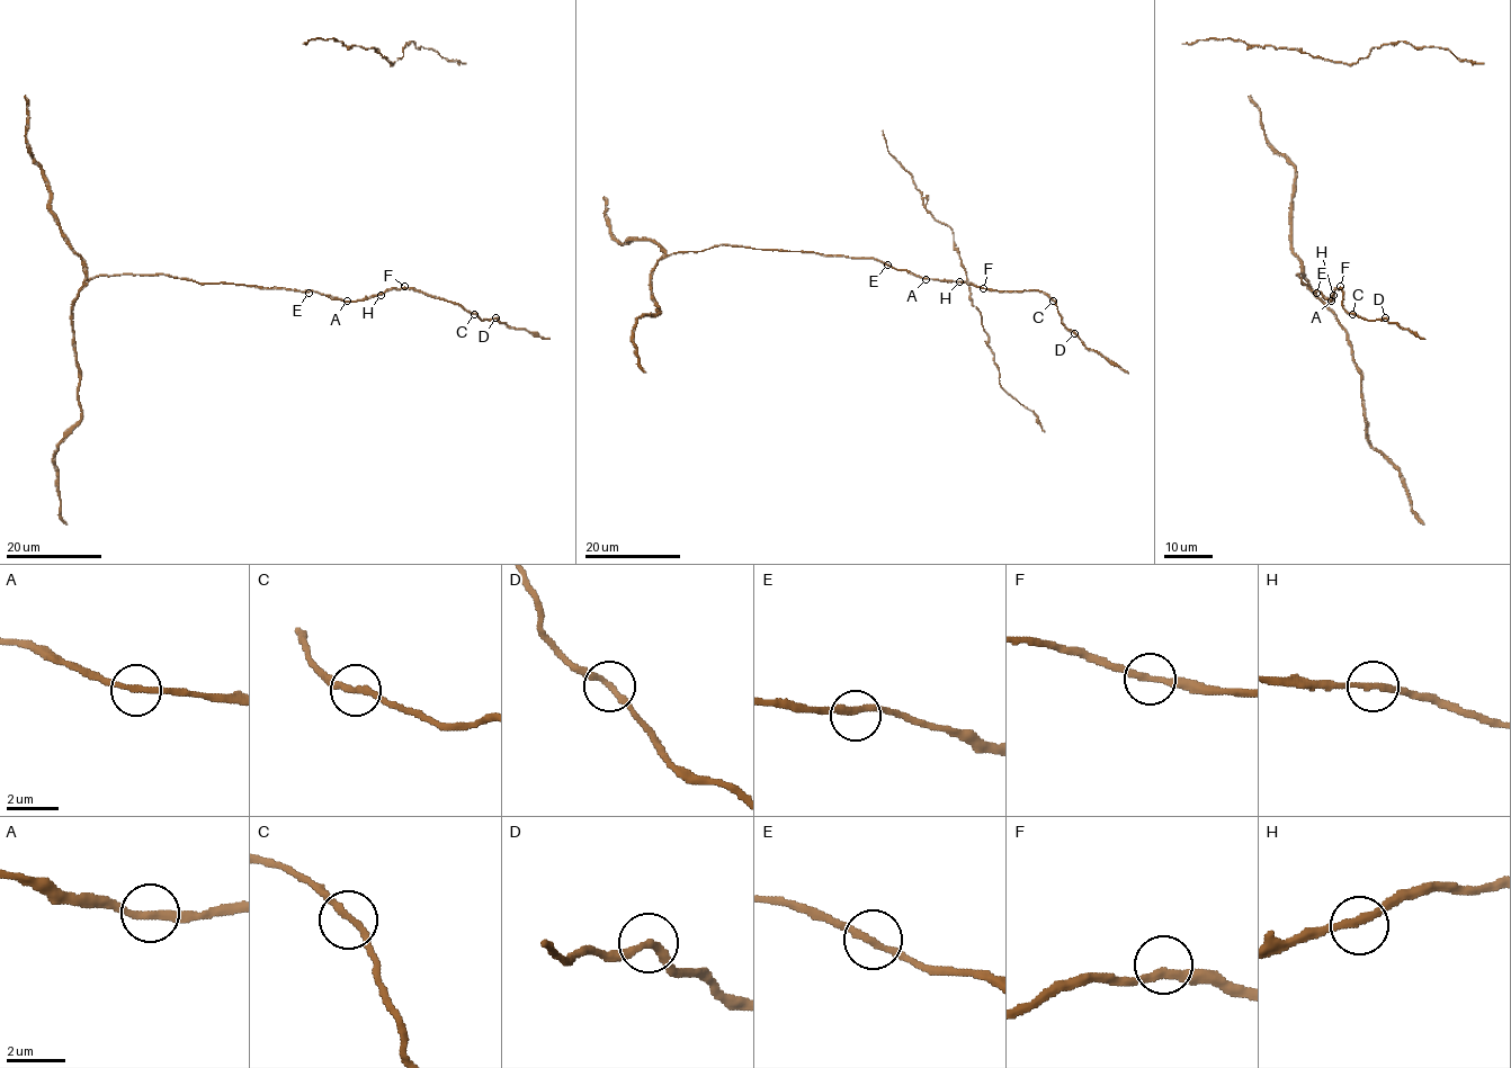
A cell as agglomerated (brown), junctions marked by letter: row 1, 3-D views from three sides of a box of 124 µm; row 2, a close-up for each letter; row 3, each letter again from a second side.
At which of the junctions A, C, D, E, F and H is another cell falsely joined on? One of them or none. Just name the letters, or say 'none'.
none

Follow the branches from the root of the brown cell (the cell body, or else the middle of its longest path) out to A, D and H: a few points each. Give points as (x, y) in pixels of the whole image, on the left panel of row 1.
A: (307, 292), (347, 301)
D: (307, 292), (343, 301), (359, 301), (393, 288), (413, 288), (458, 303), (481, 320), (495, 317)
H: (307, 292), (343, 301), (381, 295)

